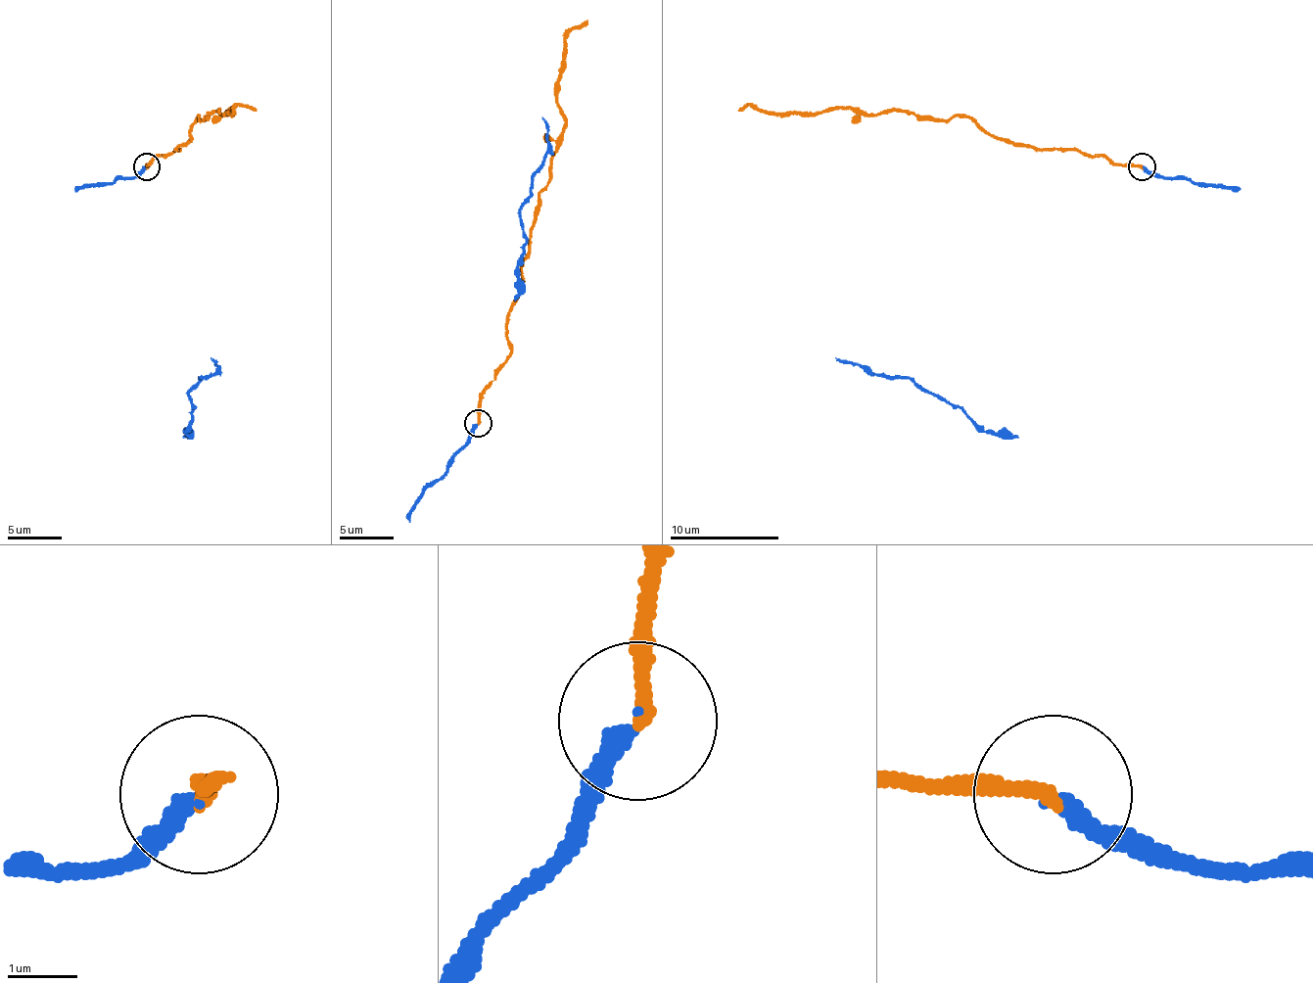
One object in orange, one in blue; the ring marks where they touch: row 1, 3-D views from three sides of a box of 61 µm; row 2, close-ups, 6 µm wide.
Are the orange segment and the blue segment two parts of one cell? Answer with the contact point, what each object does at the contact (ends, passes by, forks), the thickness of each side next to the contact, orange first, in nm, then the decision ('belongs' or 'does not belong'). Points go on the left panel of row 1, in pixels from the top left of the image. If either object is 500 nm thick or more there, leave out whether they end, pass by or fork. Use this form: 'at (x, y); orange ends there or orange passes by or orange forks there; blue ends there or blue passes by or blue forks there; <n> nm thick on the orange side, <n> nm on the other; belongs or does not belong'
at (146, 166); orange ends there; blue ends there; 240 nm thick on the orange side, 280 nm on the other; belongs

